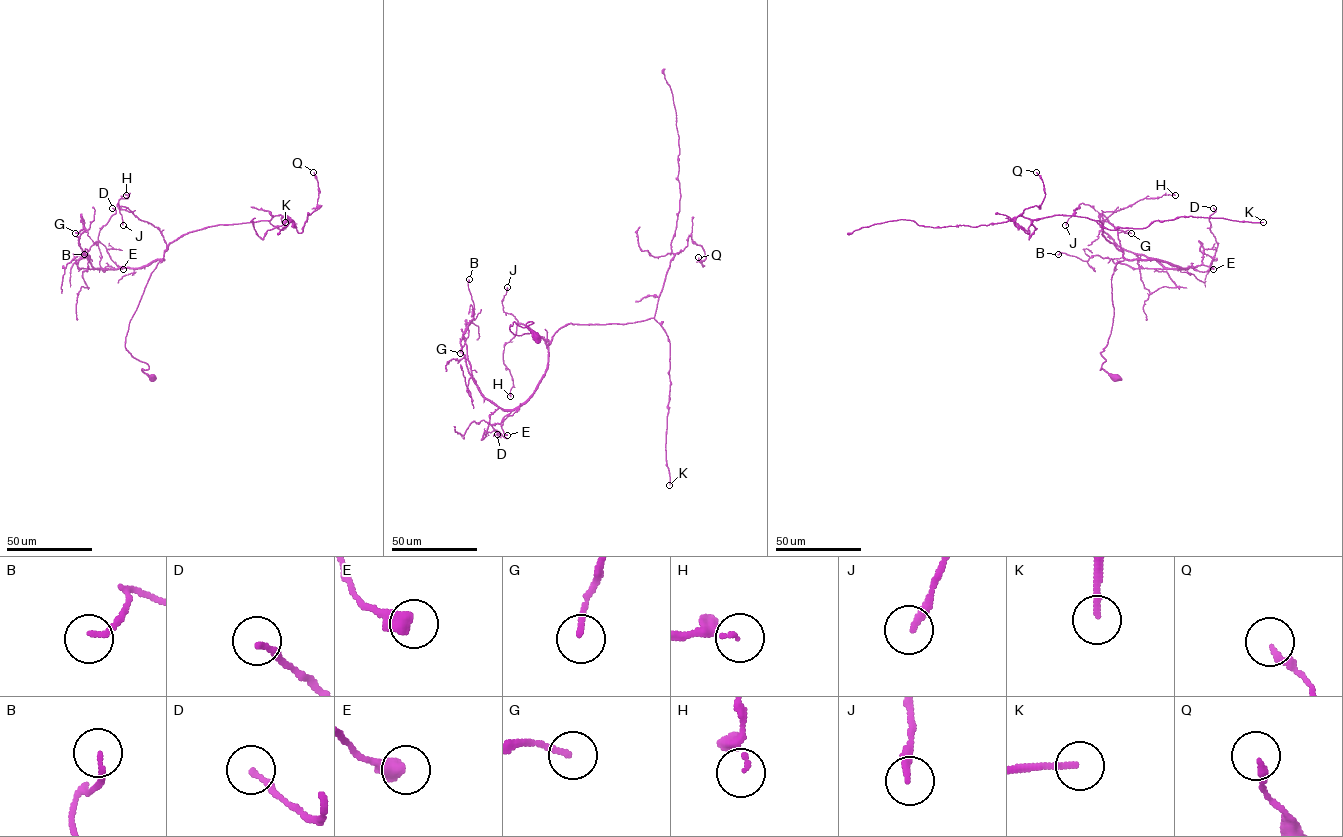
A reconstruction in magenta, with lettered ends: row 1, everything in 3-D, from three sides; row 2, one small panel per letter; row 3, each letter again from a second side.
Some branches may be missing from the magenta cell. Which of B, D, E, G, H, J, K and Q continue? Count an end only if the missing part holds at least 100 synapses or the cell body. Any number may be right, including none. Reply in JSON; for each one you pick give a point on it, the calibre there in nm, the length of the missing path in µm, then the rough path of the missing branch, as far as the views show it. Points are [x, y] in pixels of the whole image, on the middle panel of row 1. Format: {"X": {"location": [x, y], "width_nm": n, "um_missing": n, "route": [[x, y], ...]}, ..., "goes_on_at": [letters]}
{"K": {"location": [669, 485], "width_nm": 190, "um_missing": 90}, "goes_on_at": ["K"]}

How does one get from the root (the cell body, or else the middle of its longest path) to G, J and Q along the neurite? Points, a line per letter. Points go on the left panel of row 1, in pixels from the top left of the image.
G: (152, 377), (125, 337), (164, 260), (95, 269), (79, 245), (82, 214), (75, 233)
J: (152, 377), (142, 370), (149, 366), (126, 349), (125, 337), (166, 244), (158, 228), (117, 203), (123, 225)
Q: (152, 377), (126, 349), (125, 337), (167, 246), (210, 226), (277, 215), (301, 232), (321, 206), (313, 172)

